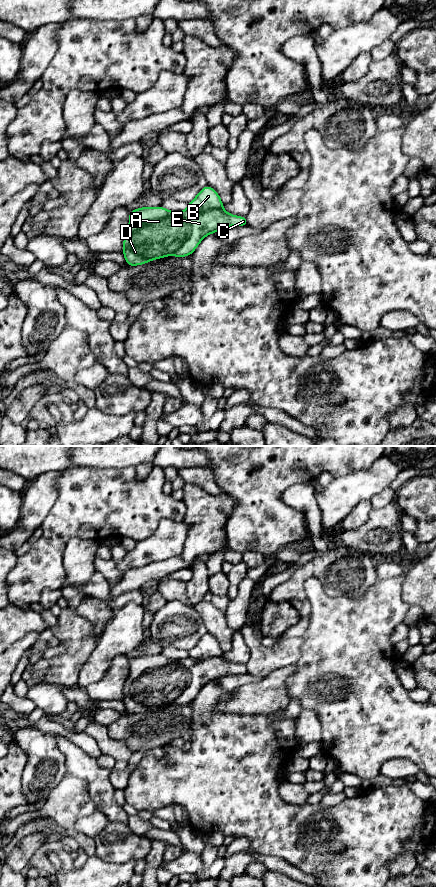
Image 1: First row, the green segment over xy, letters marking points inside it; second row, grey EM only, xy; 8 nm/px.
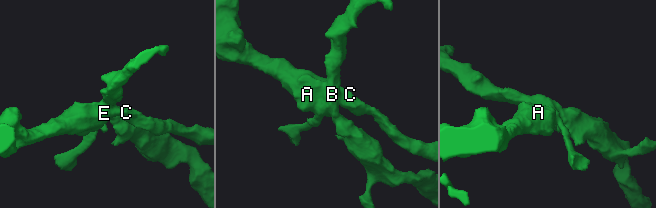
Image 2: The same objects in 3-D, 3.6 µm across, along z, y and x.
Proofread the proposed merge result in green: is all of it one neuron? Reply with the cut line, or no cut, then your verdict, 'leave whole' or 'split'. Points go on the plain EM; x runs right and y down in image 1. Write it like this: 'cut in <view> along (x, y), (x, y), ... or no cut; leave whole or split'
cut in xy along (188, 655), (194, 659), (221, 656); split

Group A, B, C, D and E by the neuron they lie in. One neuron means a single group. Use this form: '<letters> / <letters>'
A C D E / B

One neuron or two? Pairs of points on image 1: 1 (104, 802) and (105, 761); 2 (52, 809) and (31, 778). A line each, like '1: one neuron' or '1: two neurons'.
1: two neurons
2: two neurons

